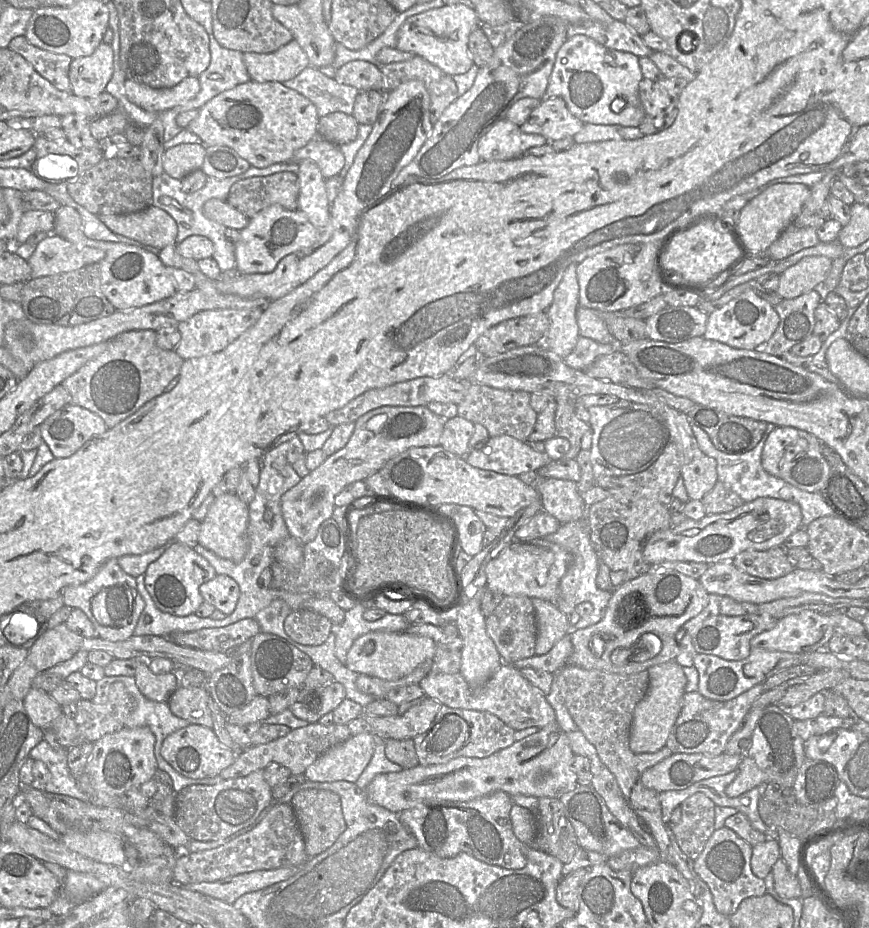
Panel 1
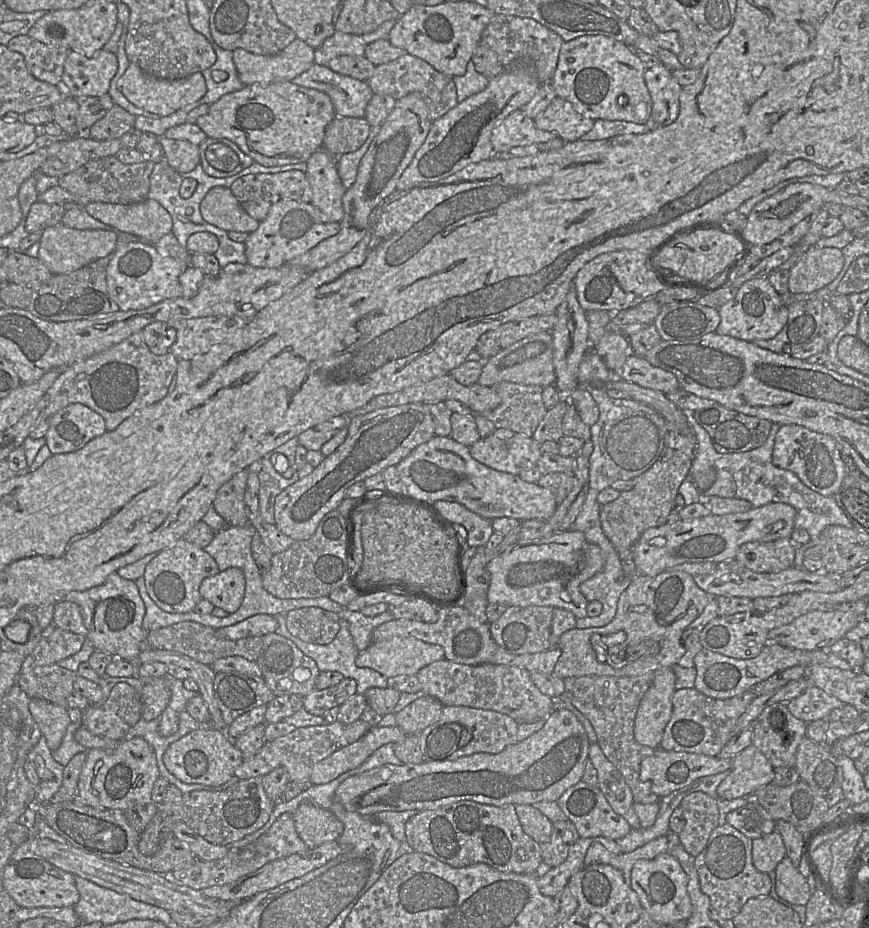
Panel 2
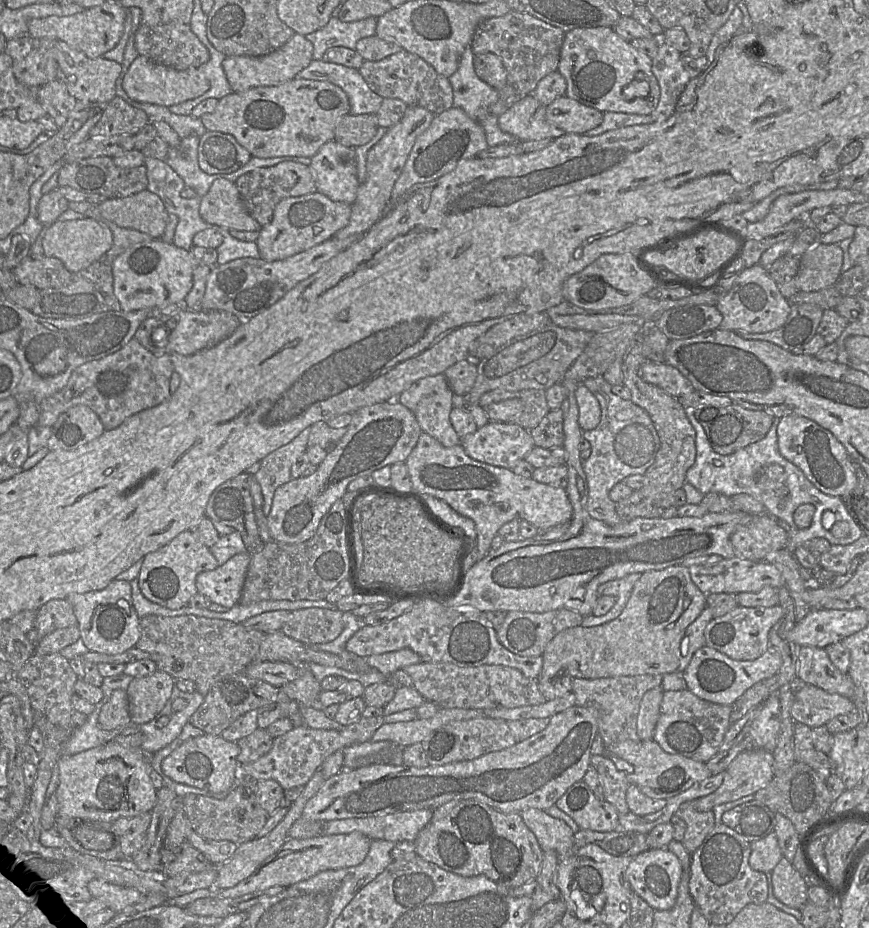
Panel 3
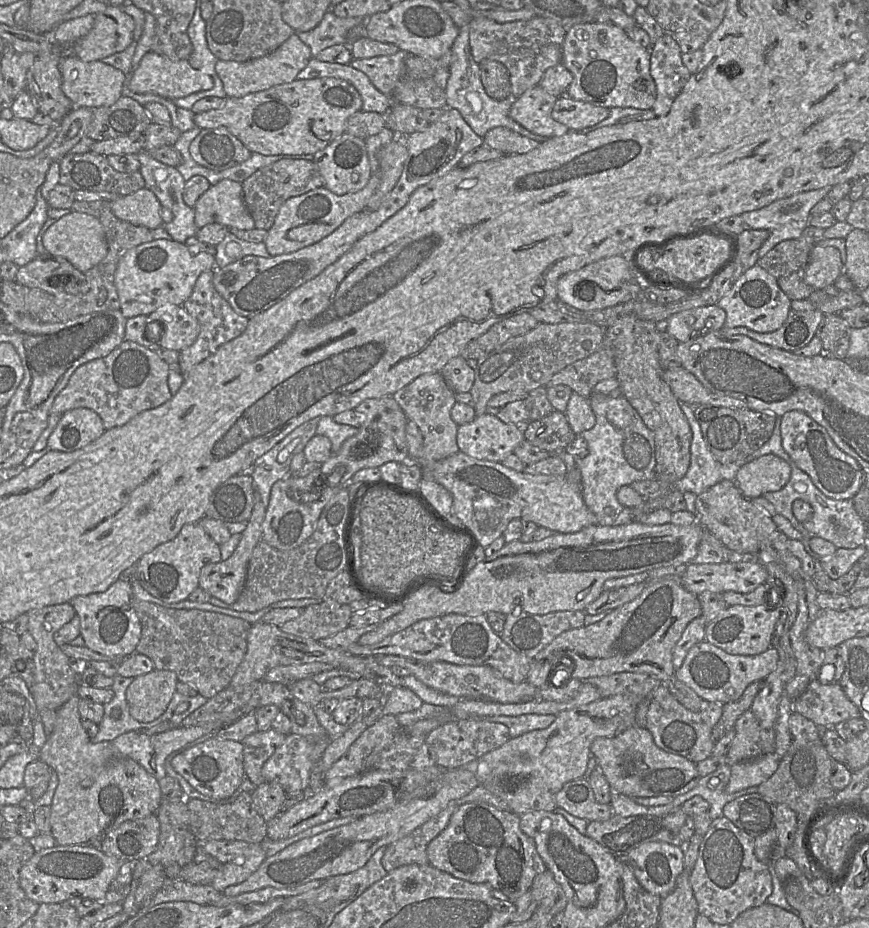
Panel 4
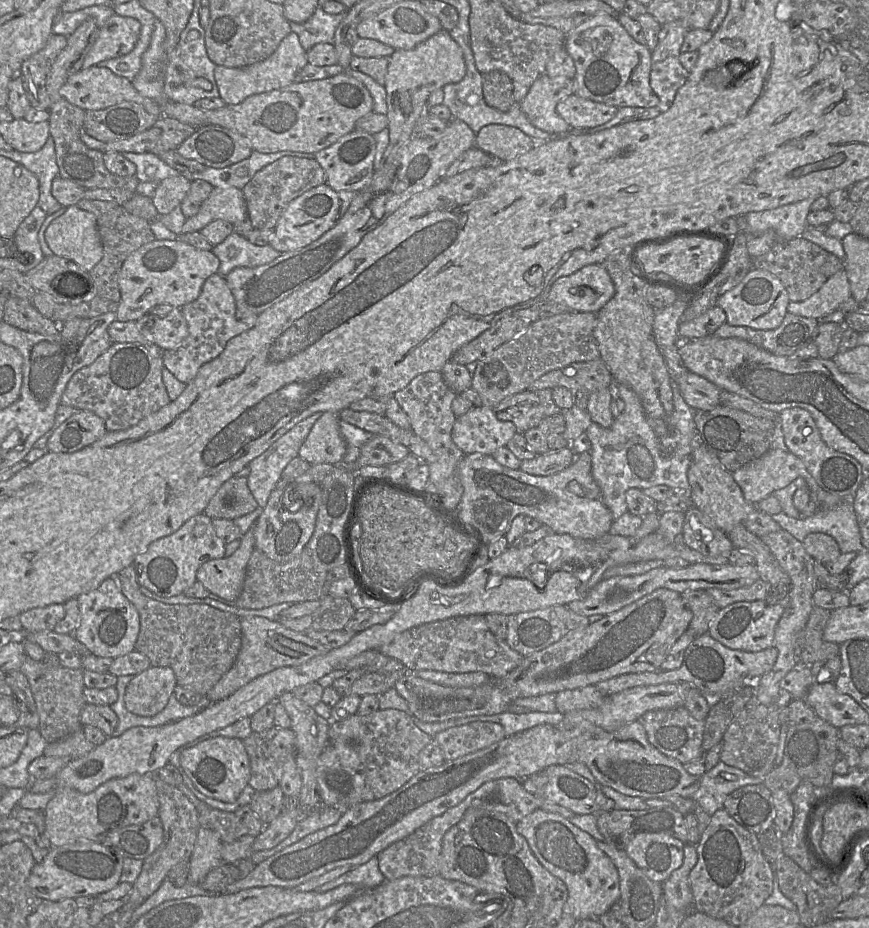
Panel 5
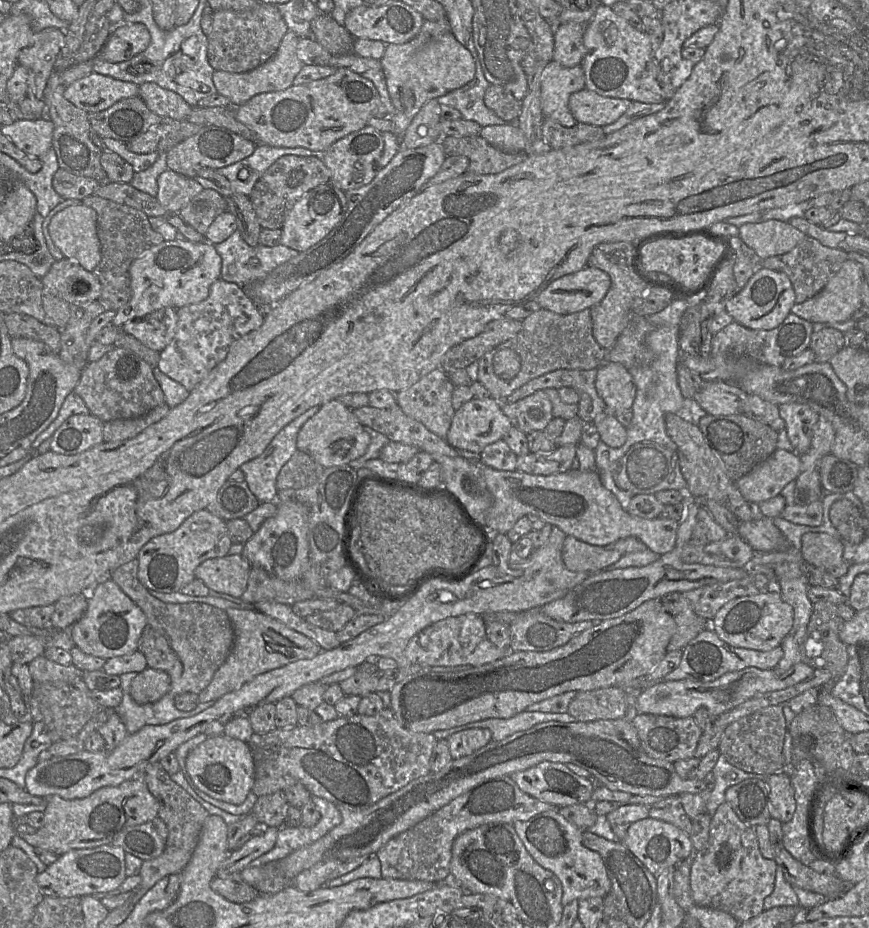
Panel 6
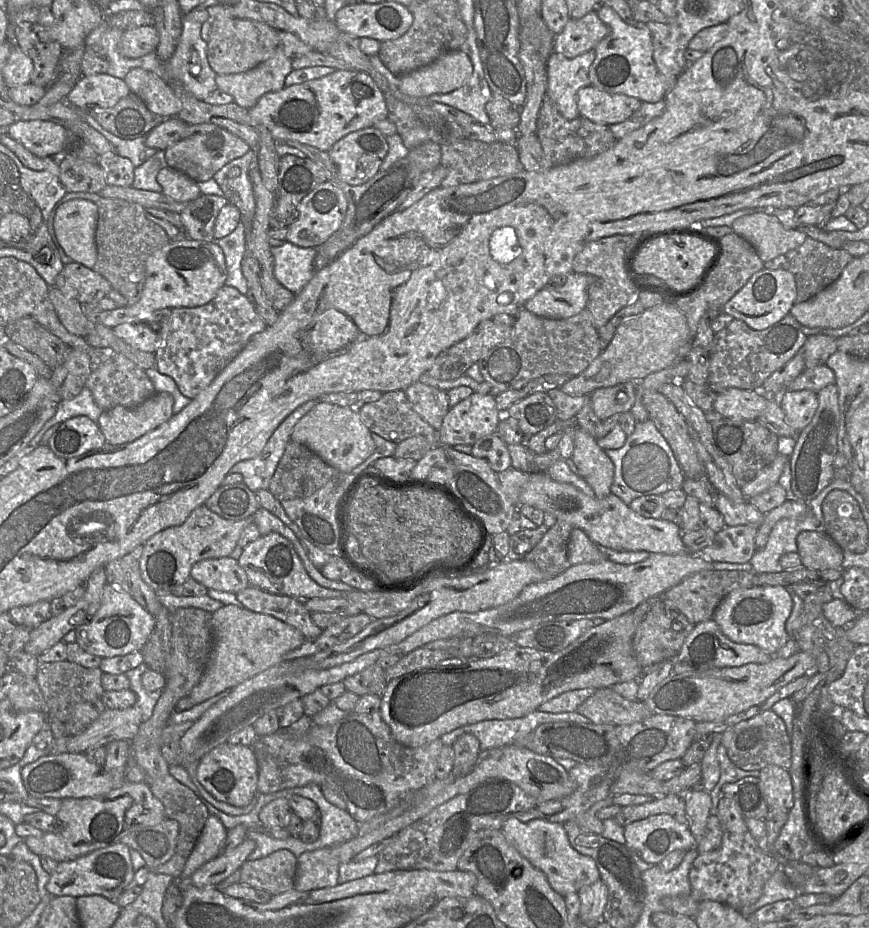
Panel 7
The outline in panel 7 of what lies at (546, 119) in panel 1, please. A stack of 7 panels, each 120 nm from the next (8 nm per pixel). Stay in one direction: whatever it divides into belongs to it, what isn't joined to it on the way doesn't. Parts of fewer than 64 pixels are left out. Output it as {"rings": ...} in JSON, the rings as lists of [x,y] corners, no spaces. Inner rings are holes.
{"rings":[[[592,85],[577,92],[579,114],[597,124],[623,122],[639,109],[641,103],[635,97],[609,93]]]}

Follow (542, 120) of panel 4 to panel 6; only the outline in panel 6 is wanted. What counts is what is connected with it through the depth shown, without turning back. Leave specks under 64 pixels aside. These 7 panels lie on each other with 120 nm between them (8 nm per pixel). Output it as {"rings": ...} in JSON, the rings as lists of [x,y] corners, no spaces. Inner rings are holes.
{"rings":[[[554,60],[548,63],[541,76],[541,108],[544,118],[550,118],[565,127],[574,126],[577,121],[570,112],[569,97],[586,88],[585,85],[585,74],[581,64],[568,68]]]}

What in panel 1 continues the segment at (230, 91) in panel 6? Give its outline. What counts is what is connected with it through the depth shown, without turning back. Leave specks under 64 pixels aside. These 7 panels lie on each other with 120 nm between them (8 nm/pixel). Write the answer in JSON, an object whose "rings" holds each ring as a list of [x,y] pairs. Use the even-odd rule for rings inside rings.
{"rings":[[[296,39],[272,53],[243,53],[250,79],[255,82],[285,82],[310,66],[306,52]]]}

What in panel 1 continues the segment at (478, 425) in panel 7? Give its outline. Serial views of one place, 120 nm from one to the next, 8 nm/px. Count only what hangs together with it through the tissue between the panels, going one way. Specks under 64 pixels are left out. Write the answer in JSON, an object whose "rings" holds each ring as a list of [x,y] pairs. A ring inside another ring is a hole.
{"rings":[[[509,435],[490,437],[482,449],[473,450],[468,453],[466,460],[473,467],[510,476],[519,476],[530,471],[538,471],[552,461],[545,452],[540,453],[535,451],[528,441],[522,442]]]}

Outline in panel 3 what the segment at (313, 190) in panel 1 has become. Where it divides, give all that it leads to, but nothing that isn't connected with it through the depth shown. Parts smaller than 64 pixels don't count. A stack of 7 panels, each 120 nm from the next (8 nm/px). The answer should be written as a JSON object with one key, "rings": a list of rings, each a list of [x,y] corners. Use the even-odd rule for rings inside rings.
{"rings":[[[329,141],[311,158],[309,167],[318,192],[333,201],[352,205],[360,185],[355,148]]]}

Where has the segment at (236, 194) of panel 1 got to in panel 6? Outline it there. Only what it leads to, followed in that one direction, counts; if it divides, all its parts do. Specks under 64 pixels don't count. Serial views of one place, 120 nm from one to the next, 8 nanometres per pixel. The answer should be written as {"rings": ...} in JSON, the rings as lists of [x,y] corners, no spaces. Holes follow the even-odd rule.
{"rings":[[[285,155],[271,165],[254,185],[249,199],[262,229],[281,229],[295,202],[307,191],[329,183],[331,172],[320,156]]]}

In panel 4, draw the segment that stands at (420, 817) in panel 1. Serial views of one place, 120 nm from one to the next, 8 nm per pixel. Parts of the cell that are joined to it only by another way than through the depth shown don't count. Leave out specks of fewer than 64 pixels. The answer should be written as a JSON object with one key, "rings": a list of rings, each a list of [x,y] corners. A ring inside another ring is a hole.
{"rings":[[[468,802],[452,814],[446,828],[427,847],[429,863],[454,877],[487,883],[514,903],[531,890],[537,875],[547,868],[534,840],[520,828],[520,816],[485,802]]]}

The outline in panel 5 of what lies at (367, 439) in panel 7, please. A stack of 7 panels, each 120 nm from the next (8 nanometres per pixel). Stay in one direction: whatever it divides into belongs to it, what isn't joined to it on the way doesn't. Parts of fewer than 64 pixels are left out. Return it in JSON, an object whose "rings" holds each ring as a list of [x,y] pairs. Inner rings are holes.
{"rings":[[[326,411],[314,423],[298,455],[310,465],[338,464],[346,453],[346,441],[339,429],[339,412]]]}

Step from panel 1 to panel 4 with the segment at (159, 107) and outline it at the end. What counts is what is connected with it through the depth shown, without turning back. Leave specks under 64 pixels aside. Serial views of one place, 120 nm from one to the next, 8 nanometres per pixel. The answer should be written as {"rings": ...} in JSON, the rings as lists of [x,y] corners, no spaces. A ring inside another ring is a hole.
{"rings":[[[155,52],[146,53],[129,83],[129,88],[137,94],[156,94],[165,99],[175,100],[203,90],[211,90],[214,81],[211,76],[191,67],[188,60],[173,61]]]}

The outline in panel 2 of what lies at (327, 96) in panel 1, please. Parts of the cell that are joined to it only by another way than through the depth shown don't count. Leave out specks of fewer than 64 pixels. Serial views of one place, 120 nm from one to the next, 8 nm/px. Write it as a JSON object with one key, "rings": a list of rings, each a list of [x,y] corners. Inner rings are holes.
{"rings":[[[316,63],[292,82],[326,93],[333,103],[336,116],[365,117],[367,104],[374,95],[366,81],[338,74],[329,66]]]}

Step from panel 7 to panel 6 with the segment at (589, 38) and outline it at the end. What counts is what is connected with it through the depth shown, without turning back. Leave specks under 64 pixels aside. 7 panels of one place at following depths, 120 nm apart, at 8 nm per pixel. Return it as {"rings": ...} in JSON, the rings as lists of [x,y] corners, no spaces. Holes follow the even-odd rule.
{"rings":[[[568,22],[554,26],[554,61],[568,68],[581,64],[585,55],[583,35],[586,25]]]}

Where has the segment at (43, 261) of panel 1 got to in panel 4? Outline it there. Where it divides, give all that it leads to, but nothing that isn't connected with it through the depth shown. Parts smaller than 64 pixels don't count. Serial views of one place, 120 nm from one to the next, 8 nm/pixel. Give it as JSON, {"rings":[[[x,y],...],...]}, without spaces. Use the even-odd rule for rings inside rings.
{"rings":[[[71,211],[55,221],[46,230],[42,240],[49,254],[65,258],[84,273],[100,263],[108,252],[104,228],[99,219],[77,211]]]}

